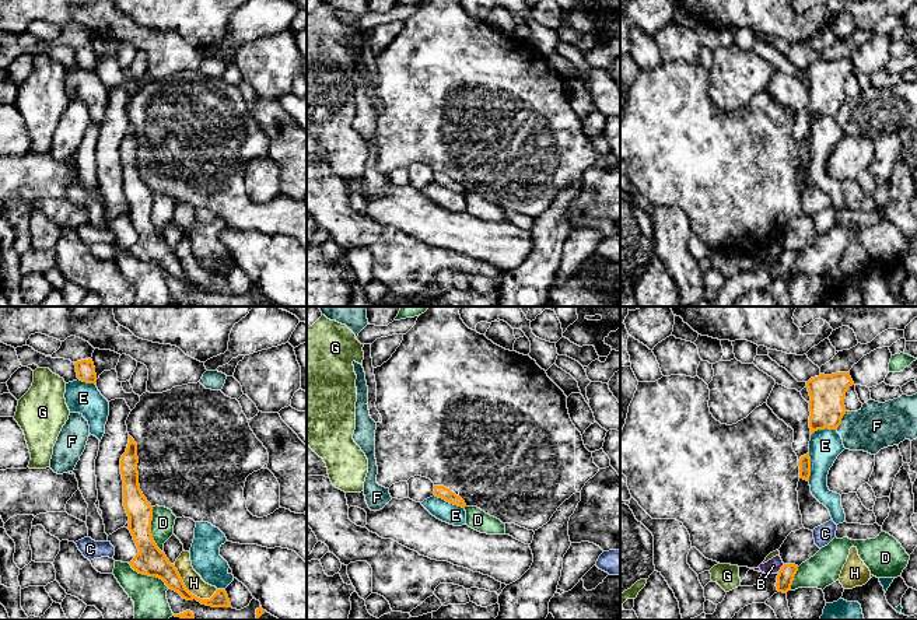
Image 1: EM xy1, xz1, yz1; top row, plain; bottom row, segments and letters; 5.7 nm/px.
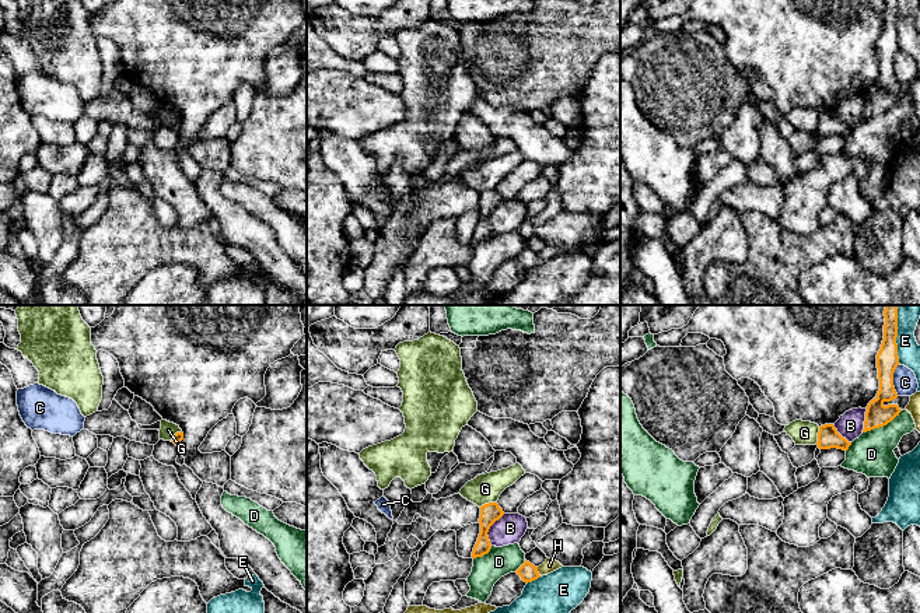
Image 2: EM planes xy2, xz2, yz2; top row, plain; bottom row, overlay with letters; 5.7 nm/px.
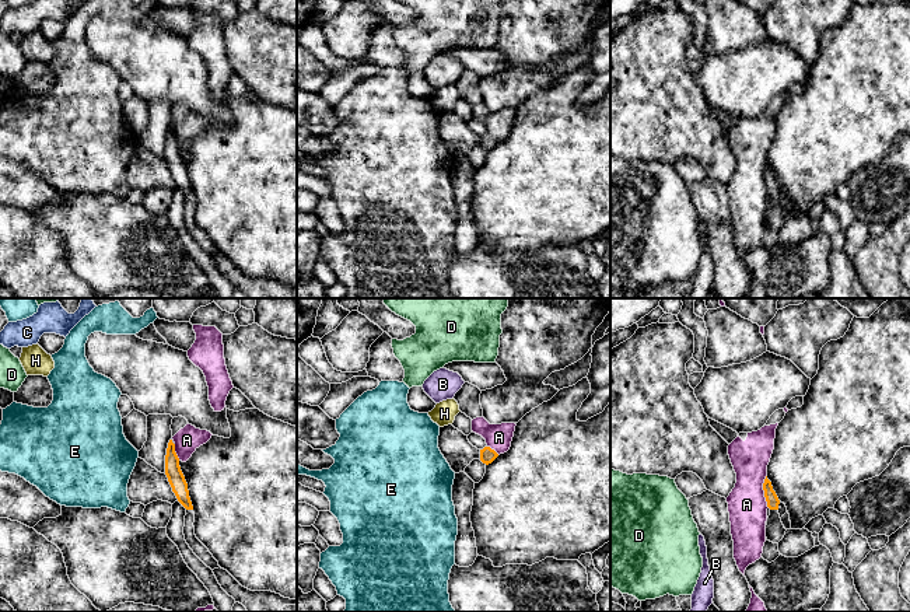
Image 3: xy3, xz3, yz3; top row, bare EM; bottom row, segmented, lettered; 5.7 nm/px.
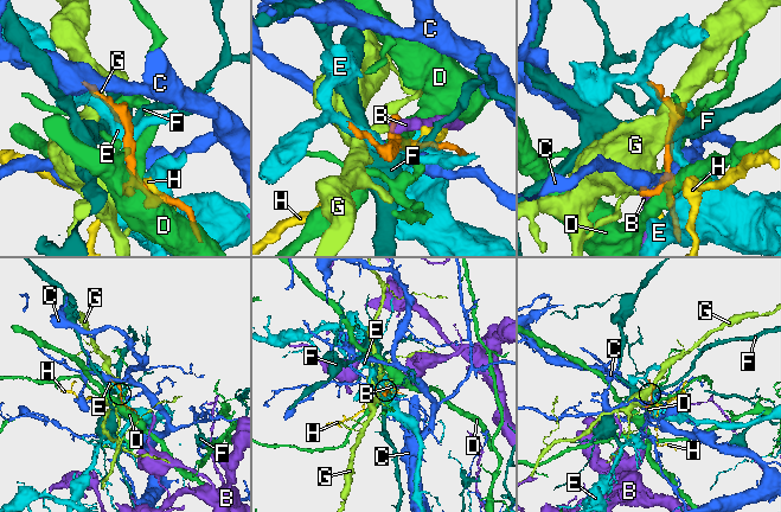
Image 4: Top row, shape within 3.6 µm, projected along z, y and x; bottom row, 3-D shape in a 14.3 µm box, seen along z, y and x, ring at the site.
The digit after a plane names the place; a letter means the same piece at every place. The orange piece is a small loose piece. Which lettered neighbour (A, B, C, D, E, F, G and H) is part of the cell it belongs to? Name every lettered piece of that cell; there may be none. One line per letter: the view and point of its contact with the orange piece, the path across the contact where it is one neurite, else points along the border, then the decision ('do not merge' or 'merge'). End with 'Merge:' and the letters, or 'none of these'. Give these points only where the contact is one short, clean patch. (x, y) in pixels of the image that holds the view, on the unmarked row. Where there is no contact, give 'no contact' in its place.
A: meets orange in yz3 at (765, 178); border along yz3 (766, 161), (763, 182), (769, 193); do not merge
B: meets orange in xz2 at (489, 214); border along xz2 (504, 200), (488, 219), (490, 231); do not merge
C: meets orange in yz2 at (892, 66); border along yz2 (899, 51), (894, 59), (896, 81); do not merge
D: meets orange in xy1 at (150, 216); do not merge
E: meets orange in yz2 at (895, 25); do not merge
F: meets orange in yz1 at (840, 107); border along yz1 (846, 97), (842, 109), (836, 115); do not merge
G: meets orange in xz2 at (489, 189); do not merge
H: meets orange in xy1 at (188, 277); do not merge
Merge: none of these

